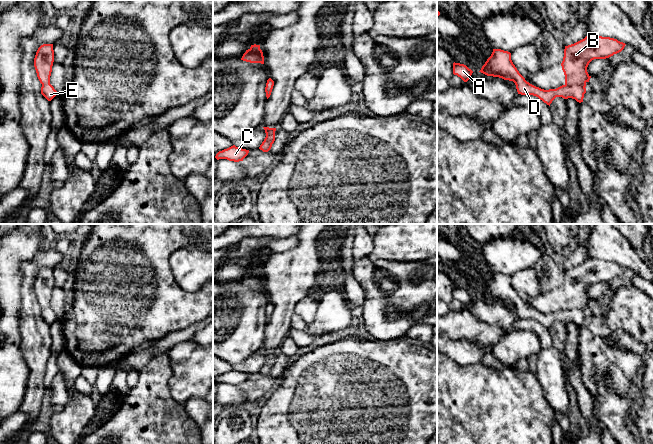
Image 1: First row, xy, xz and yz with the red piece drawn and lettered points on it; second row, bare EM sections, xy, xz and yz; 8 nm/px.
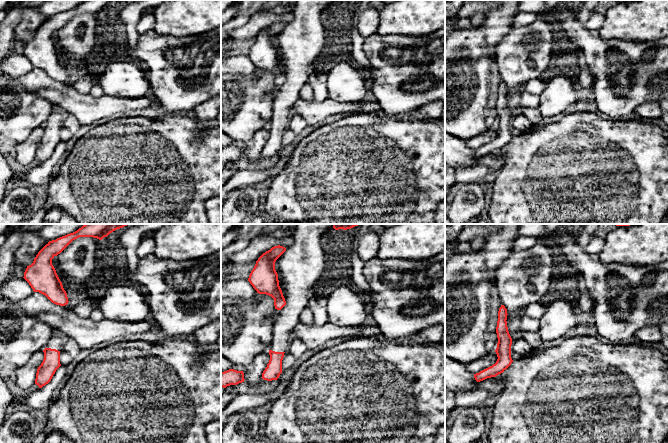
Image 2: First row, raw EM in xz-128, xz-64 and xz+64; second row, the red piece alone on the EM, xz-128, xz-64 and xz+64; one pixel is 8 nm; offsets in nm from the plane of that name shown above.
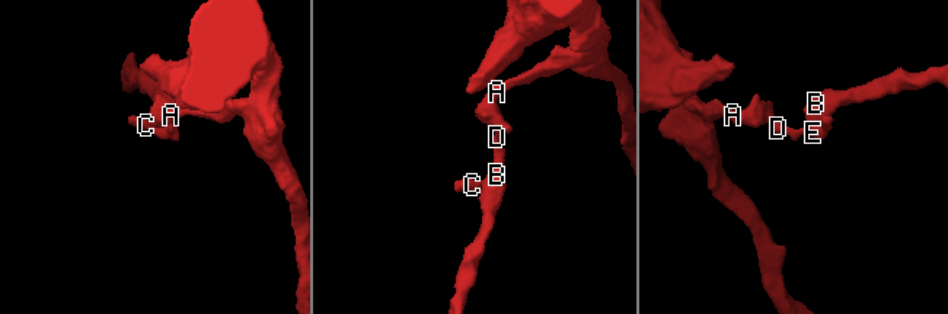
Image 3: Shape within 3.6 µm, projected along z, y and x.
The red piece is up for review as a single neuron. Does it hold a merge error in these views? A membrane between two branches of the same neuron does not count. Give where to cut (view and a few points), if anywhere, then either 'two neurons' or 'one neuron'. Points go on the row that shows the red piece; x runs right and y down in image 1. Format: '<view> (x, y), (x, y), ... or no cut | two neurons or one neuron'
yz (565, 83), (581, 84), (584, 87) | two neurons

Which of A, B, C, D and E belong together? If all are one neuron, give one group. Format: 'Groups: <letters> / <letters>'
Groups: A C D E / B

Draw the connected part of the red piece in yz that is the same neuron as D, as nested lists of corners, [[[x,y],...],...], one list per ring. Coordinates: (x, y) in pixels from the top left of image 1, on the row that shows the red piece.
[[[493,49],[491,56],[479,72],[487,76],[513,81],[518,94],[536,96],[549,106],[556,97],[562,97],[564,99],[572,98],[581,103],[586,93],[586,88],[579,84],[565,84],[556,89],[549,90],[544,90],[530,84],[513,64],[511,53],[501,49]]]

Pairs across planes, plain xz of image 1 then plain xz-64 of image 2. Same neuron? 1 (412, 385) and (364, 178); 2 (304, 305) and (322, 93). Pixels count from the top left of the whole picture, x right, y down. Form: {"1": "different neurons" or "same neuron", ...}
{"1": "same neuron", "2": "same neuron"}

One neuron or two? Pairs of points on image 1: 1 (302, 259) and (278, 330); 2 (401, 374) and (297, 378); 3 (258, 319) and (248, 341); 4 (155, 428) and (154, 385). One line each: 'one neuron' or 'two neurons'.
1: one neuron
2: one neuron
3: one neuron
4: one neuron

